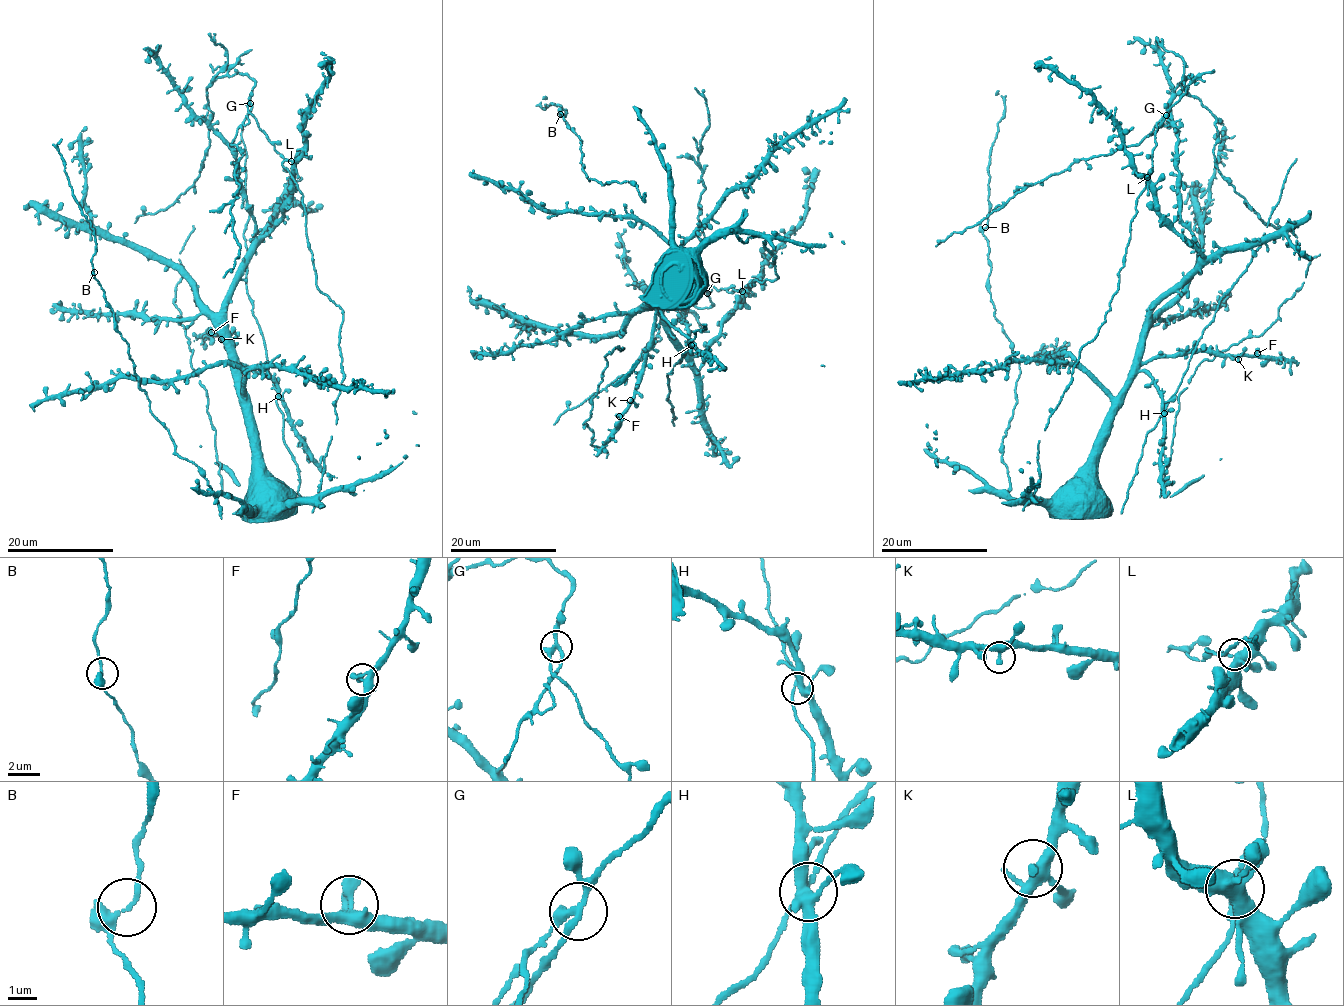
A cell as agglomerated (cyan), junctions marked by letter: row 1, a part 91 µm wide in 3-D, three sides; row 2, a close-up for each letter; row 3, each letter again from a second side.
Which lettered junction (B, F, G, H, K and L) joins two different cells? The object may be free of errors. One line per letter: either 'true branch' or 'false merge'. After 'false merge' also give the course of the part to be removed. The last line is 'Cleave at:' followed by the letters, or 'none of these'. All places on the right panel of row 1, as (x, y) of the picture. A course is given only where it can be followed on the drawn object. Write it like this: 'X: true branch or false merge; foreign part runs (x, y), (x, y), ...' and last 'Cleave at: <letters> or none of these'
B: true branch
F: true branch
G: false merge; foreign part runs (1166, 116), (1187, 89), (1216, 119), (1218, 141), (1213, 150), (1219, 173), (1262, 220), (1296, 237)
H: true branch
K: true branch
L: true branch
Cleave at: G

